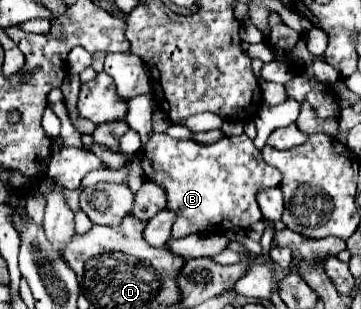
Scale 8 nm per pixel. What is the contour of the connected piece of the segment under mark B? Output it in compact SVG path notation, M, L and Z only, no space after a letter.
M243 133L239 137L225 137L221 139L217 145L203 145L197 141L177 141L173 137L165 135L153 135L151 137L151 151L147 151L147 157L143 157L145 161L149 161L149 165L143 165L145 169L145 177L155 181L157 185L161 185L165 189L167 195L167 211L173 211L175 223L173 223L173 237L185 237L191 233L227 233L233 227L247 229L251 223L261 219L261 211L259 205L255 201L255 195L265 189L265 187L275 187L281 181L281 173L273 167L269 167L263 157L261 151L255 149L253 141Z

